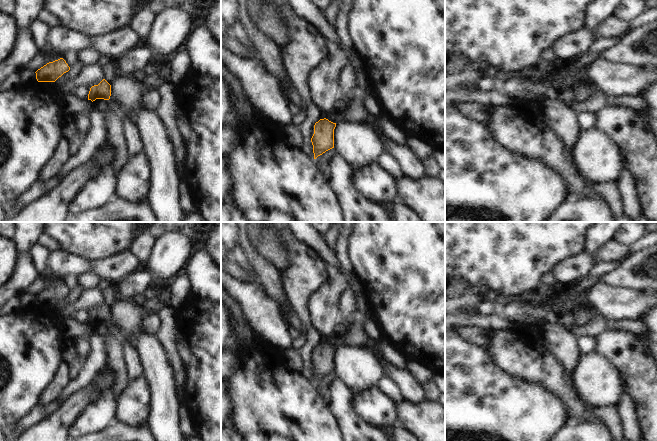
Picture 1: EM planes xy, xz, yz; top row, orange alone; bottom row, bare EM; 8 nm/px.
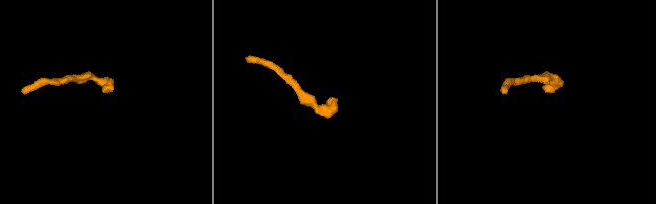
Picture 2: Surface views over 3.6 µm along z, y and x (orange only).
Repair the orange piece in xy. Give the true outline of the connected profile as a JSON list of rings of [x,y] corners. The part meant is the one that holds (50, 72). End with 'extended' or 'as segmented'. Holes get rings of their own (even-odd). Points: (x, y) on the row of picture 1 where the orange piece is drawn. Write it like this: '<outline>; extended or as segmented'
[[[63,58],[49,62],[36,73],[36,79],[38,82],[55,82],[64,73],[68,72],[70,67]]]; as segmented

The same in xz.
[[[320,119],[314,125],[314,134],[311,138],[313,145],[314,159],[326,151],[334,148],[334,129],[336,123],[328,119]]]; as segmented

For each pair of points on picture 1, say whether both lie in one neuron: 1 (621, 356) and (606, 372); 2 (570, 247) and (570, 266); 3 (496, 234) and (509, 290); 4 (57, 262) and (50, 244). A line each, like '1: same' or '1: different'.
1: different
2: different
3: same
4: different

